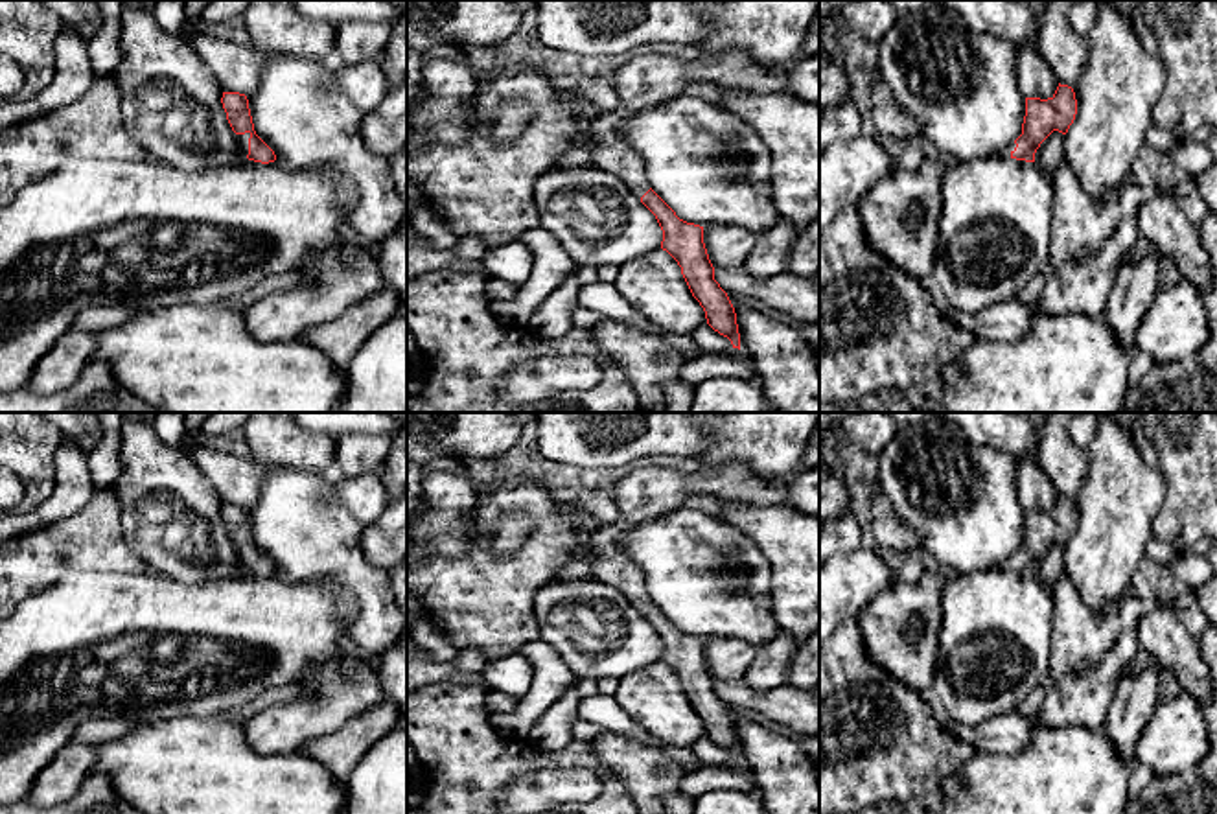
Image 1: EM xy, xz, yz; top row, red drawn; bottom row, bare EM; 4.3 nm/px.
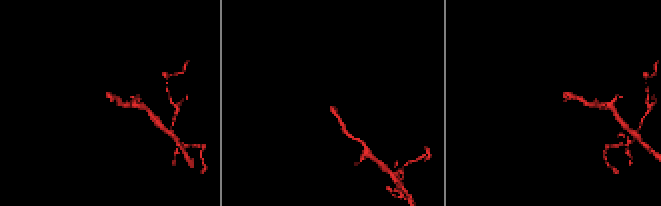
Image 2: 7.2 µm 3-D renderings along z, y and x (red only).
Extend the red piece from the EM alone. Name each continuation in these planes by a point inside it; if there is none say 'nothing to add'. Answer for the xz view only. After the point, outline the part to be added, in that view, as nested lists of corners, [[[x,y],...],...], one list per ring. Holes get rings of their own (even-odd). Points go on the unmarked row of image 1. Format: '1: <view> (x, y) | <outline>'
1: xz (606, 557) | [[[595,523],[585,558],[593,576],[617,587],[641,611],[652,599],[643,571],[626,556],[619,523]]]

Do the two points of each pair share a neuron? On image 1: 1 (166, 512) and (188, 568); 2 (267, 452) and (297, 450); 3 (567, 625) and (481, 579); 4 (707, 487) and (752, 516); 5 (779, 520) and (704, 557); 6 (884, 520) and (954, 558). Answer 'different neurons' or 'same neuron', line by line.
1: same neuron
2: same neuron
3: different neurons
4: different neurons
5: different neurons
6: different neurons

